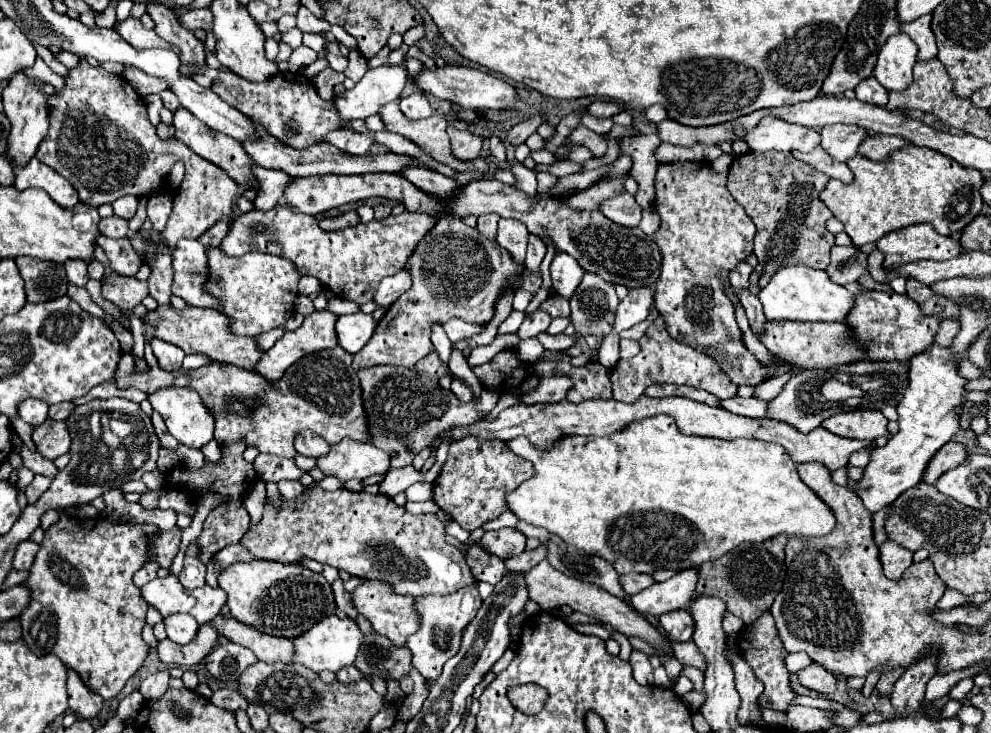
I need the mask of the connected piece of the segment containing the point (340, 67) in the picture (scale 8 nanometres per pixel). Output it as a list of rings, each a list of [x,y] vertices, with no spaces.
[[[329,39],[327,45],[329,45],[329,53],[327,53],[329,67],[331,67],[331,69],[337,69],[337,71],[345,71],[345,69],[347,69],[347,57],[343,57],[343,55],[339,53],[339,45],[337,45],[337,41]]]

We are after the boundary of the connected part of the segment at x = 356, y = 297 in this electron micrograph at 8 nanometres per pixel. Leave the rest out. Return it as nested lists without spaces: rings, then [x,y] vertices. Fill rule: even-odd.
[[[277,205],[271,211],[249,211],[231,223],[231,231],[219,245],[225,255],[245,255],[253,249],[261,253],[275,253],[291,259],[301,275],[317,277],[337,297],[351,299],[355,303],[367,303],[373,299],[379,283],[387,275],[395,275],[405,267],[413,247],[435,225],[435,217],[421,213],[401,213],[383,221],[359,223],[341,231],[323,231],[315,217],[293,211],[289,205]]]

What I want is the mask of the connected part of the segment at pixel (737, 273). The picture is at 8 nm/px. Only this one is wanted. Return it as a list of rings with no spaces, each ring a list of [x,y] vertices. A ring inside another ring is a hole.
[[[743,261],[737,269],[733,269],[731,271],[731,277],[729,277],[729,281],[731,281],[731,287],[733,287],[733,291],[735,291],[735,295],[737,295],[737,291],[745,291],[745,289],[749,289],[749,275],[751,275],[751,267]]]

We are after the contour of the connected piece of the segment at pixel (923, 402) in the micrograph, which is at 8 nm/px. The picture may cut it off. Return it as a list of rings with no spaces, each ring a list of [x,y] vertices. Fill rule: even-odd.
[[[933,343],[909,361],[909,387],[897,405],[899,433],[891,437],[885,447],[875,447],[871,463],[863,469],[865,473],[857,487],[857,495],[861,495],[869,513],[875,515],[889,507],[903,491],[917,487],[921,483],[921,475],[925,475],[929,459],[933,459],[933,455],[959,431],[959,415],[955,409],[965,401],[965,385],[969,383],[969,379],[959,375],[961,359],[965,357],[955,357],[951,347]]]

